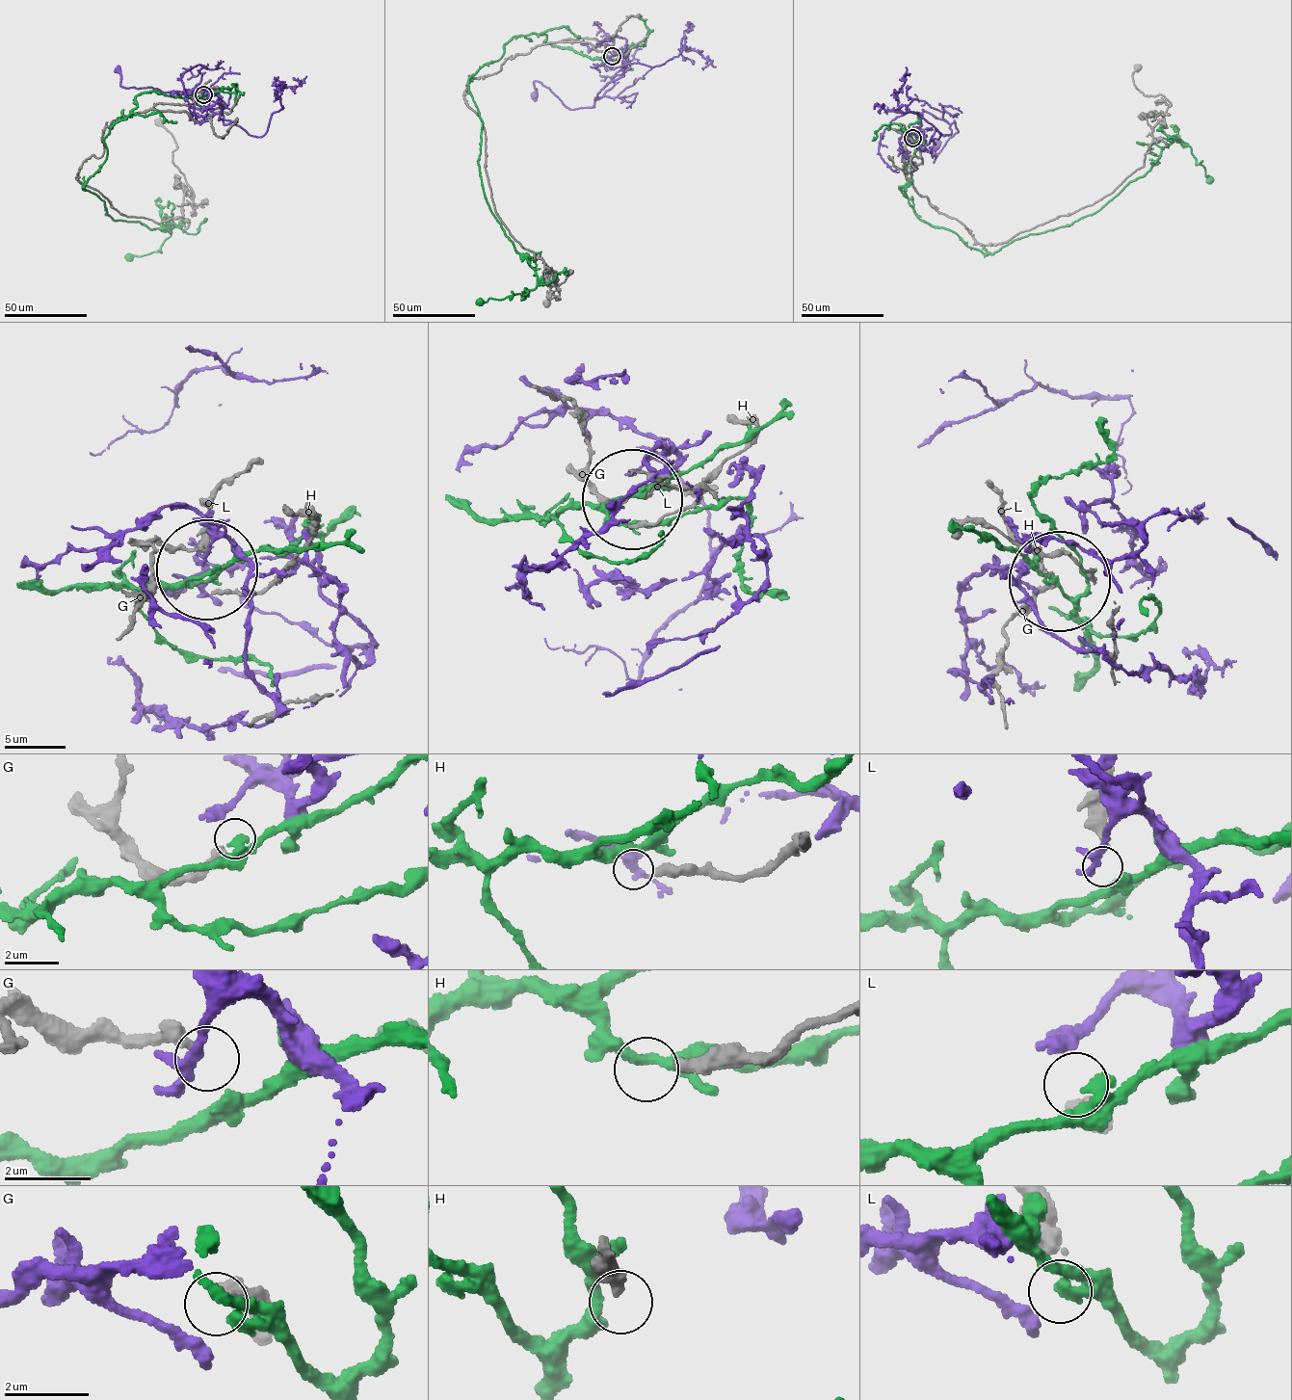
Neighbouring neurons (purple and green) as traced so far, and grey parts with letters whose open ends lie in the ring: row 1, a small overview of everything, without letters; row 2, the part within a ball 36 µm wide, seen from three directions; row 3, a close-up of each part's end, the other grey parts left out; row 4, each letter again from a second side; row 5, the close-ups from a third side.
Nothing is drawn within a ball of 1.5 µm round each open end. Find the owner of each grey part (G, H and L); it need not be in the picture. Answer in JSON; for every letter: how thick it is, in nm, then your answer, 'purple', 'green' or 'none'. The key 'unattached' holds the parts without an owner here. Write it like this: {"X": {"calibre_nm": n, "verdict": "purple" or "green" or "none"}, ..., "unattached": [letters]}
{"G": {"calibre_nm": 400, "verdict": "none"}, "H": {"calibre_nm": 340, "verdict": "none"}, "L": {"calibre_nm": 320, "verdict": "none"}, "unattached": ["G", "H", "L"]}

